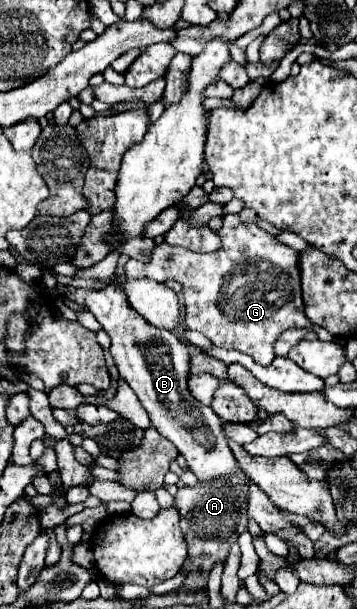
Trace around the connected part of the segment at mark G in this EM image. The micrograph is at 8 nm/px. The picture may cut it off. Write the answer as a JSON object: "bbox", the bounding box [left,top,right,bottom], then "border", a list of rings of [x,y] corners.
{"bbox":[124,215,310,365],"border":[[[224,215],[224,225],[218,235],[222,239],[222,249],[206,255],[168,243],[156,245],[150,263],[130,259],[124,265],[126,277],[180,281],[184,287],[188,313],[184,323],[188,329],[204,333],[216,347],[236,349],[252,355],[258,365],[270,365],[276,339],[282,331],[310,325],[304,317],[298,253],[278,243],[254,223],[242,223],[238,215]]]}

